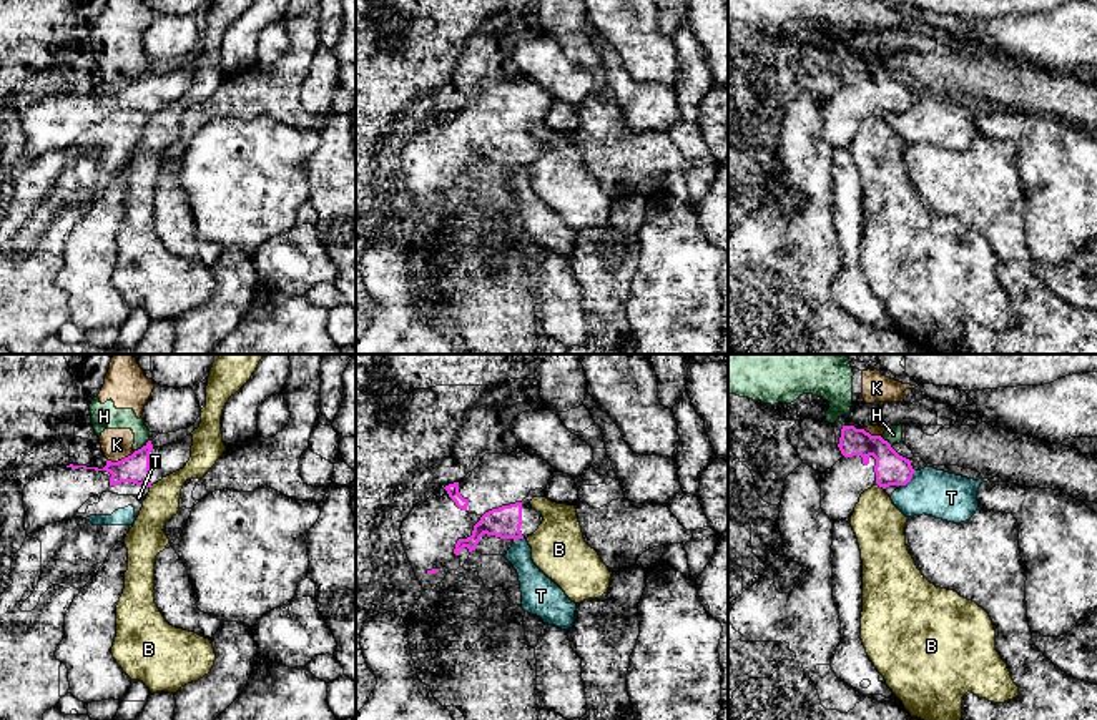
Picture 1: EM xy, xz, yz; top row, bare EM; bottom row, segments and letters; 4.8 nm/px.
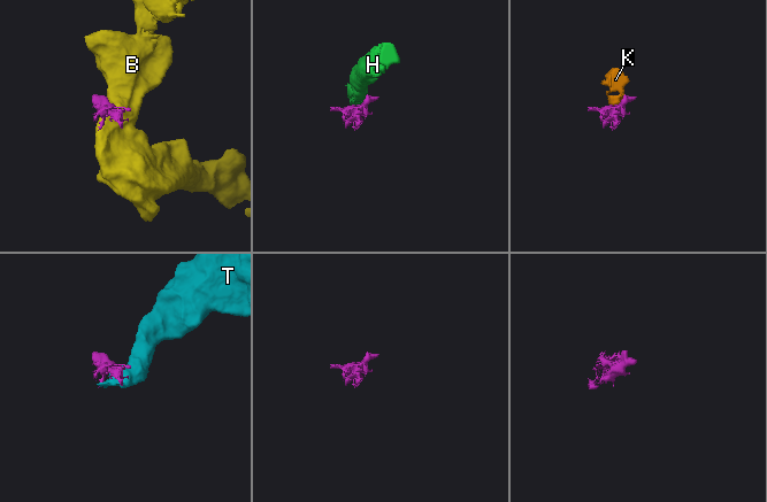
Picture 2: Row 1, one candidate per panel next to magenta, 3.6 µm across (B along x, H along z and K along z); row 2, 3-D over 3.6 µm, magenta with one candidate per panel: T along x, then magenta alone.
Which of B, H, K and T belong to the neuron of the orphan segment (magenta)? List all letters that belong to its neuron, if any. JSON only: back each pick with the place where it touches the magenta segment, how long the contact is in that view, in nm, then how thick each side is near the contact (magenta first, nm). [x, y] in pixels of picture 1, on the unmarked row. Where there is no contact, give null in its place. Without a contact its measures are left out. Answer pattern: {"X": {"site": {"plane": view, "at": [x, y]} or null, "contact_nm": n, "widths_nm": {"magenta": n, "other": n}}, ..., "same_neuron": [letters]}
{"same_neuron": []}

